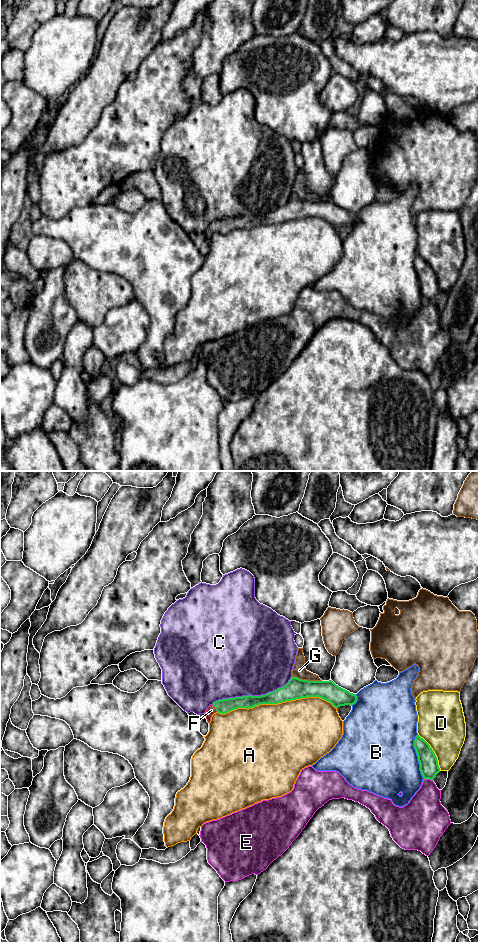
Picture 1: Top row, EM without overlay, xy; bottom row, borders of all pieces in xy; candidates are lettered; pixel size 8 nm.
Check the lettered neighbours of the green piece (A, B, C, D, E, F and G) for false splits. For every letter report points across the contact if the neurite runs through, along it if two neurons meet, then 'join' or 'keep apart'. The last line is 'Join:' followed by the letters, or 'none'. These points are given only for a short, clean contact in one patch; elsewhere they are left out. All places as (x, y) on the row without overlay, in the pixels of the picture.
A: keep apart
B: keep apart
C: keep apart
D: keep apart
E: keep apart
F: runs through xy (223, 226), (215, 228), (211, 230); join
G: keep apart
Join: F

